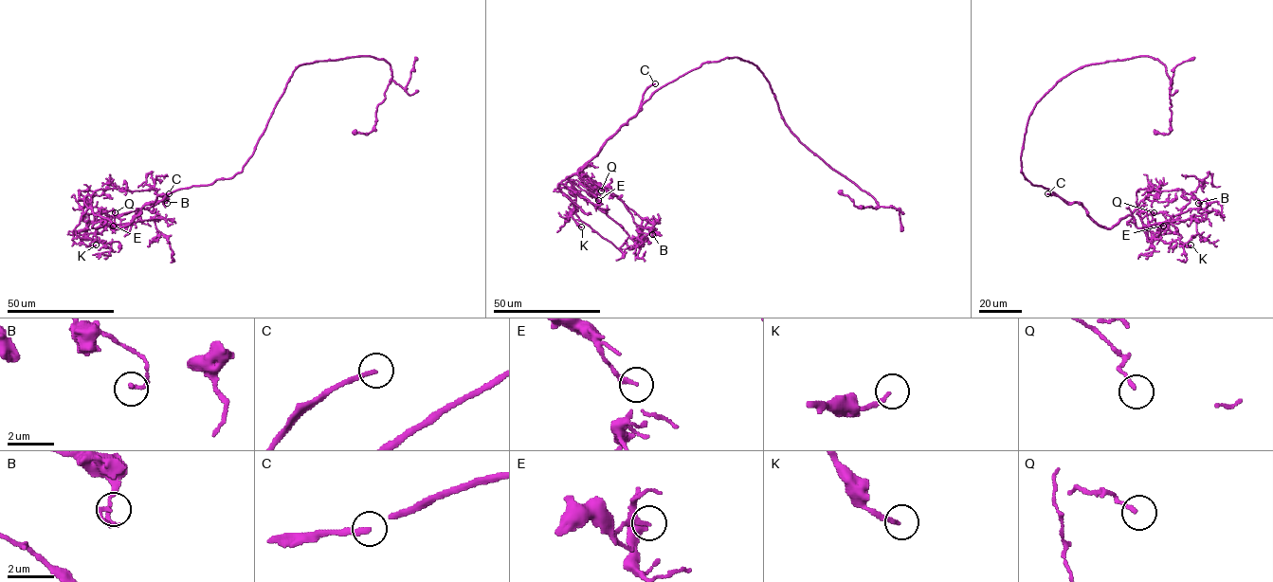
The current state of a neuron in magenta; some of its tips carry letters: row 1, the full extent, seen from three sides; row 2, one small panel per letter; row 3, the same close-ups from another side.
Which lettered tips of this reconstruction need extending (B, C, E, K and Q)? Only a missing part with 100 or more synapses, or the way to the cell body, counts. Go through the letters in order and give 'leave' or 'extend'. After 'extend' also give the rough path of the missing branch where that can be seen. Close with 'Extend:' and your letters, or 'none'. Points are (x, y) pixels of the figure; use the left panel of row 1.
B: leave
C: extend
E: leave
K: leave
Q: leave
Extend: C

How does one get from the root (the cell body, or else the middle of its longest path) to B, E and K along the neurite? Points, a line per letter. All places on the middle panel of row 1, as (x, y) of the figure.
B: (724, 59), (703, 63), (657, 89), (576, 172), (587, 175), (613, 193), (642, 219), (642, 226), (652, 234)
E: (724, 59), (703, 63), (657, 89), (580, 169), (577, 174), (583, 184), (598, 200)
K: (724, 59), (703, 63), (657, 89), (596, 155), (561, 182), (559, 190), (573, 205), (568, 216), (581, 227)

